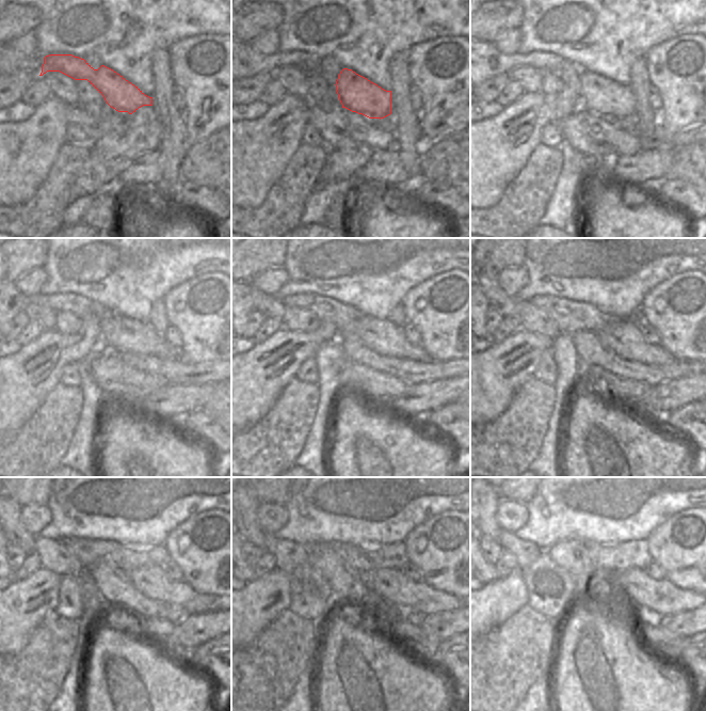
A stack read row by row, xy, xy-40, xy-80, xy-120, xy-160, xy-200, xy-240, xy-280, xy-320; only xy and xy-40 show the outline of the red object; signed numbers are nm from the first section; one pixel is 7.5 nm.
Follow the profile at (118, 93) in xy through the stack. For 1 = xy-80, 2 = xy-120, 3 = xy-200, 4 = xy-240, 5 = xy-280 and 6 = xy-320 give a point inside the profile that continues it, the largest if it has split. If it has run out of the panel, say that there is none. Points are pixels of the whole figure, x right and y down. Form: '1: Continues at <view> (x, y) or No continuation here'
1: Continues at xy-80 (599, 95)
2: Continues at xy-120 (126, 335)
3: Continues at xy-200 (623, 336)
4: Continues at xy-240 (150, 580)
5: Continues at xy-280 (391, 585)
6: Continues at xy-320 (632, 585).

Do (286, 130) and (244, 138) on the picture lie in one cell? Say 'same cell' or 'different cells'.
same cell

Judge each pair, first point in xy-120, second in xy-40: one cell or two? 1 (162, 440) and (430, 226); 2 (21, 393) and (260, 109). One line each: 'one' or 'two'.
1: one
2: two

